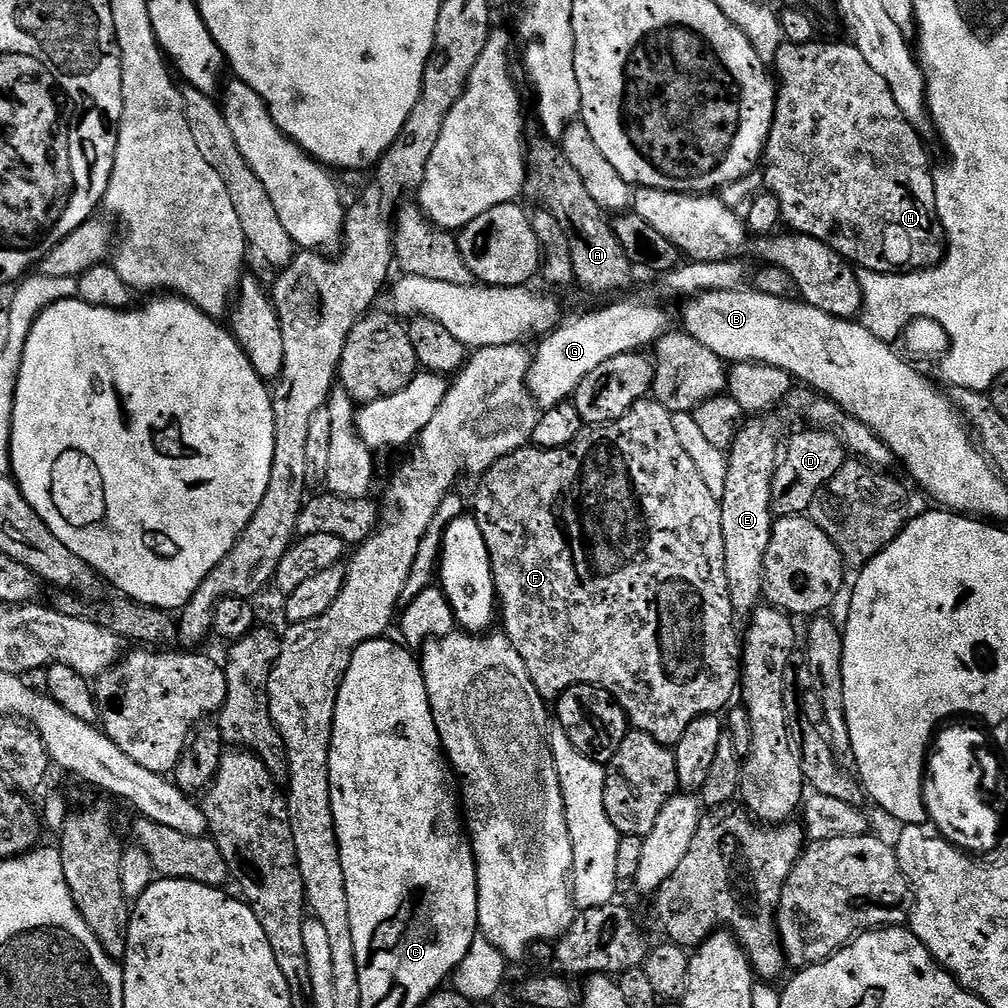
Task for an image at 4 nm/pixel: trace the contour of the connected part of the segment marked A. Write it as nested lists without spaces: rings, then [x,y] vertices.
[[[547,138],[529,139],[526,144],[526,159],[528,162],[527,195],[536,196],[543,211],[554,214],[558,218],[562,230],[566,230],[566,238],[570,238],[570,258],[574,258],[574,274],[576,284],[588,292],[597,292],[604,296],[607,292],[620,292],[632,284],[634,265],[626,258],[626,250],[622,250],[622,242],[612,229],[612,220],[603,208],[590,198],[582,178],[566,162],[566,154],[559,143]]]

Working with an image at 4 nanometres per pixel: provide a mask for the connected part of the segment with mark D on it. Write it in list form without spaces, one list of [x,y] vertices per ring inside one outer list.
[[[811,430],[796,432],[787,437],[782,448],[782,455],[772,479],[772,514],[773,517],[803,516],[814,502],[818,490],[842,470],[846,462],[844,441],[832,430]]]

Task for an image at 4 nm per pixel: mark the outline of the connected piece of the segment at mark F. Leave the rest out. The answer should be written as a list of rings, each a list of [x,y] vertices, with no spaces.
[[[645,398],[638,401],[626,415],[618,418],[613,424],[592,426],[581,432],[577,440],[570,442],[570,446],[562,446],[554,450],[546,450],[545,448],[537,448],[535,446],[519,448],[514,454],[510,454],[498,462],[494,462],[494,466],[484,473],[479,484],[480,489],[476,492],[474,515],[478,522],[478,530],[482,530],[482,538],[486,538],[486,550],[490,554],[490,566],[492,567],[492,577],[494,578],[498,604],[502,609],[502,620],[504,616],[502,631],[505,636],[510,638],[514,650],[518,650],[518,655],[522,657],[522,662],[526,662],[526,670],[530,674],[530,682],[534,682],[538,694],[544,697],[545,701],[555,701],[561,692],[564,692],[575,684],[593,684],[602,690],[606,690],[620,703],[622,710],[628,716],[629,725],[635,731],[650,734],[650,738],[654,738],[658,742],[669,746],[675,746],[680,741],[682,734],[686,734],[690,722],[694,722],[703,716],[723,713],[733,703],[732,695],[734,697],[737,695],[740,686],[742,636],[739,631],[736,633],[738,617],[730,606],[730,586],[726,586],[726,550],[722,542],[722,510],[720,509],[720,501],[714,498],[714,494],[710,494],[710,489],[706,487],[706,481],[698,475],[698,470],[694,467],[693,460],[686,455],[686,449],[681,446],[678,437],[676,437],[672,413],[667,408],[660,405],[655,398]]]

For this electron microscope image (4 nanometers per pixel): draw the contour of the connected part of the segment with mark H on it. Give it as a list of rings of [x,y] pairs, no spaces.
[[[855,43],[848,44],[790,44],[780,45],[774,61],[774,76],[778,81],[776,89],[776,109],[772,119],[772,129],[768,135],[768,145],[764,148],[762,157],[762,173],[764,175],[764,188],[778,198],[781,207],[782,220],[789,224],[793,233],[809,236],[829,244],[839,256],[849,262],[855,262],[860,268],[871,272],[887,272],[899,274],[902,272],[922,272],[925,268],[935,268],[948,251],[948,240],[944,236],[944,227],[938,218],[936,209],[936,177],[934,164],[928,161],[928,152],[924,149],[925,141],[906,122],[902,110],[898,110],[898,102],[894,102],[894,94],[890,94],[890,86],[877,74],[862,58],[856,49]]]

